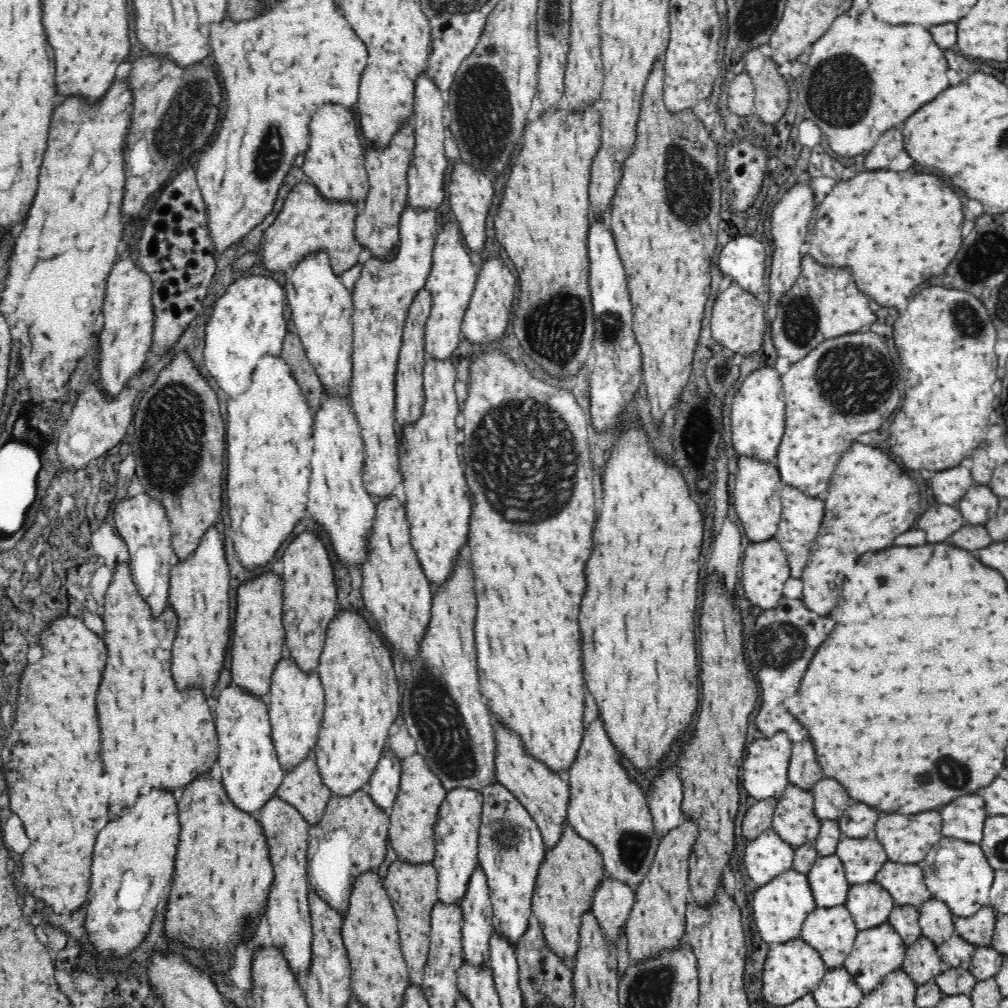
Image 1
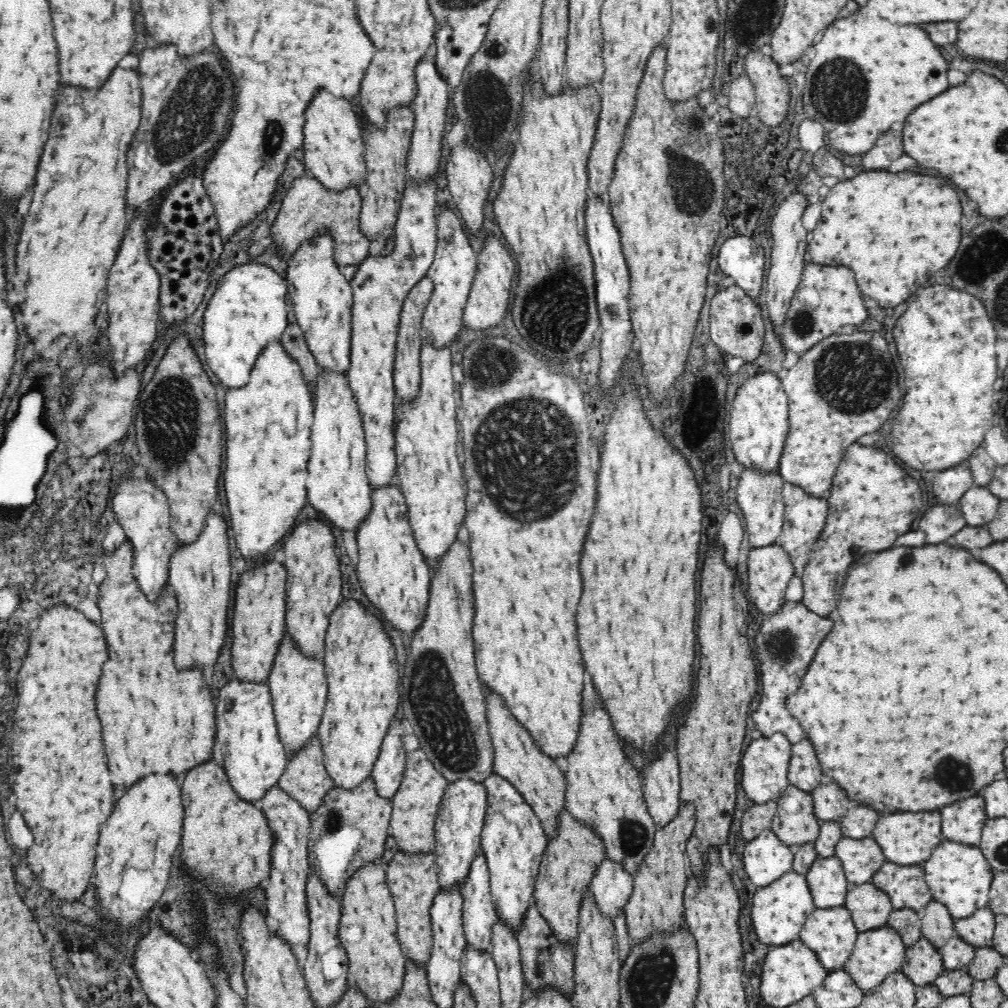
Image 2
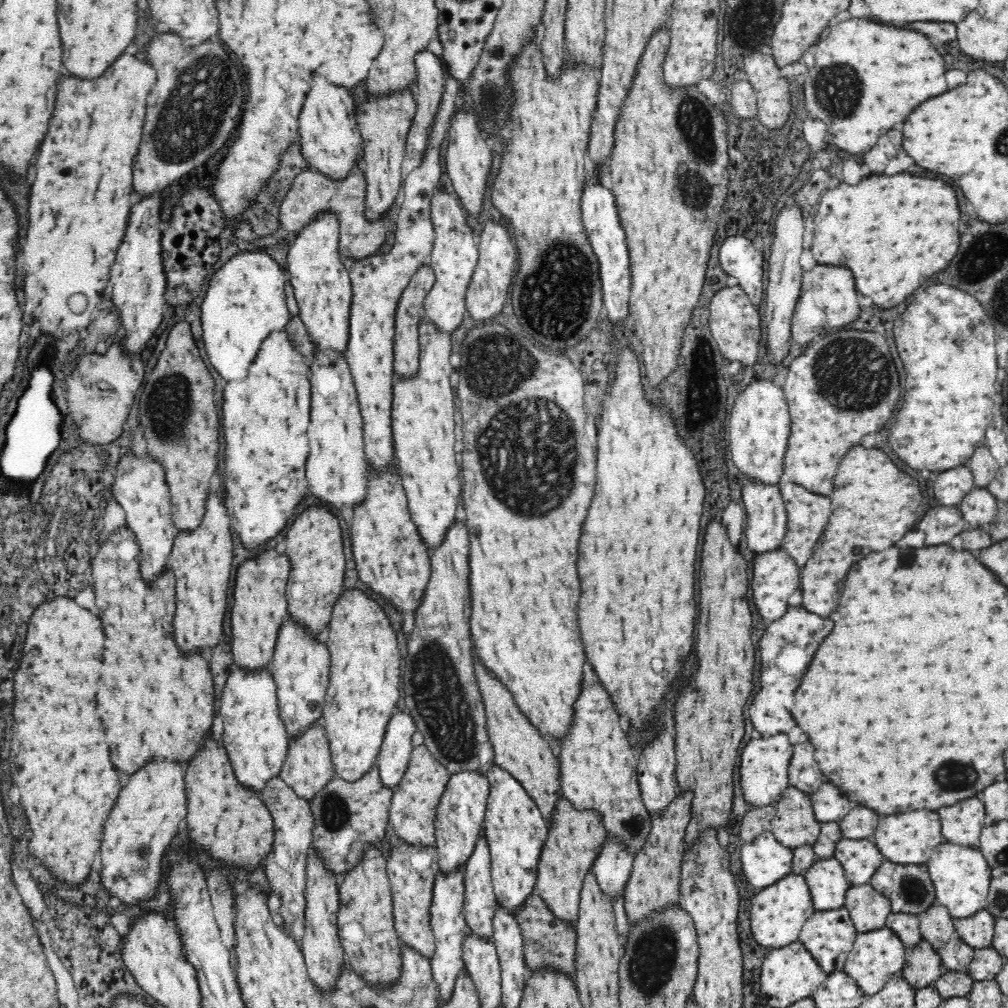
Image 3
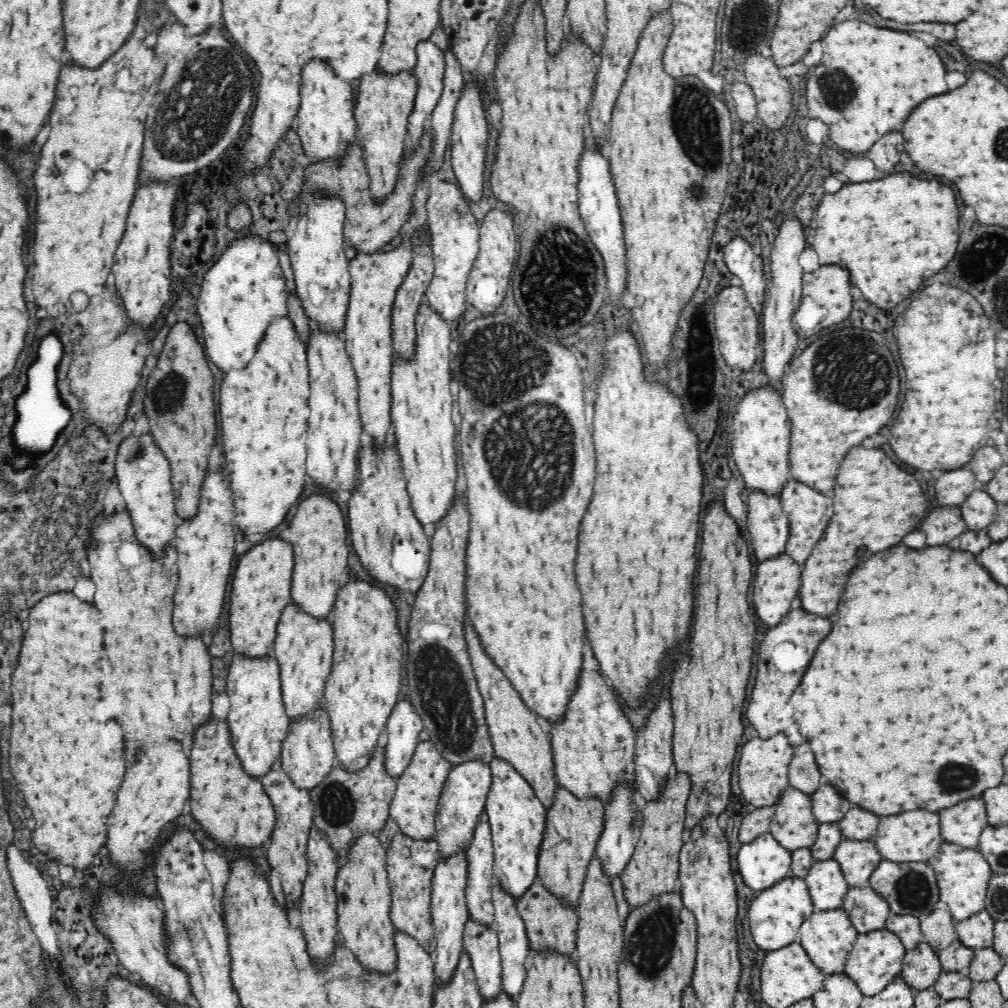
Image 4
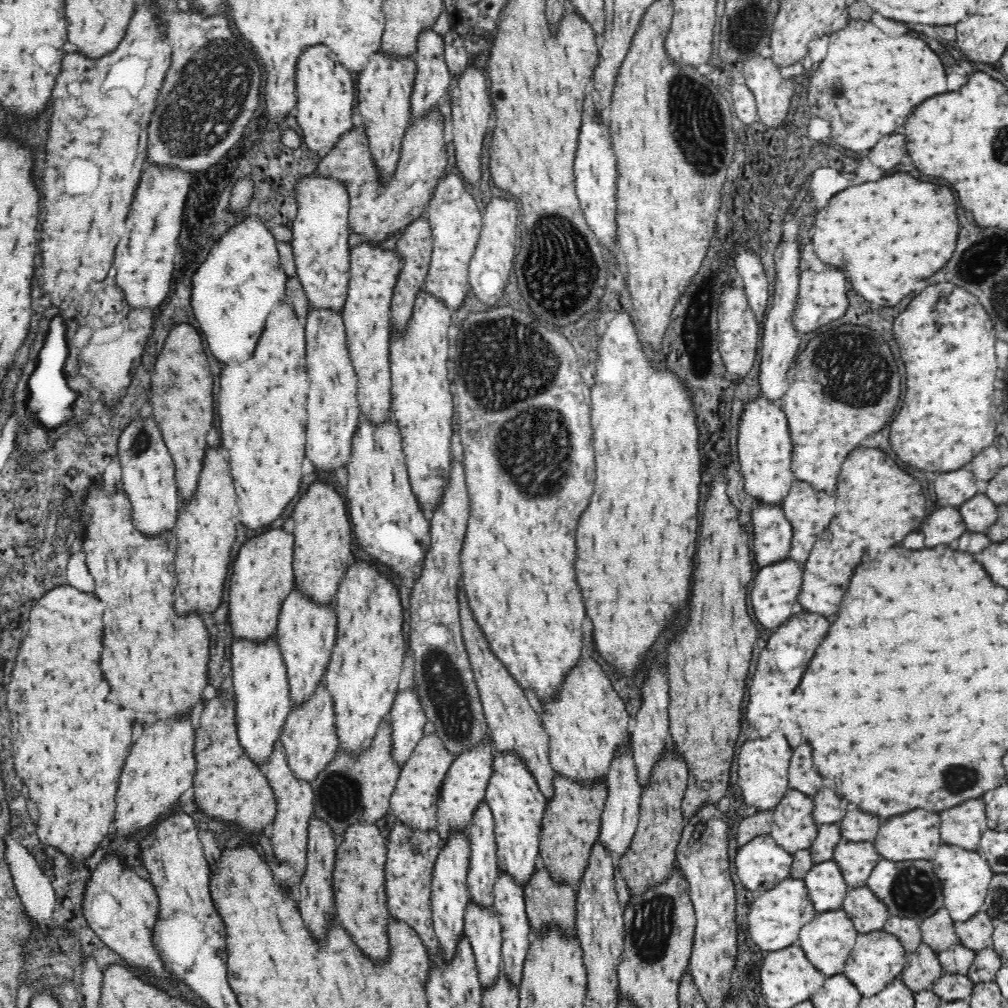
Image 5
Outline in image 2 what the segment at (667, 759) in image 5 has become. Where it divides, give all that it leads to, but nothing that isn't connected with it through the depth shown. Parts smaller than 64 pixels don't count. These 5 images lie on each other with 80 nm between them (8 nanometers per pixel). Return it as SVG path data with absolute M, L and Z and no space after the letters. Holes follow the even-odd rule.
M692 803L681 804L672 822L664 828L656 828L653 847L634 876L633 893L624 910L628 936L633 944L650 939L654 932L676 932L684 923L686 847L696 824L695 810Z

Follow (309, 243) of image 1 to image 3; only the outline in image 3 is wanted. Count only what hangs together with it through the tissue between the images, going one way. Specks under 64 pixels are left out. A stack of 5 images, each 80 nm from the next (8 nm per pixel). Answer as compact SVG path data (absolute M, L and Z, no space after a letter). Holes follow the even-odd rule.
M358 164L342 181L334 181L333 178L326 177L324 173L309 169L300 173L293 180L290 190L282 200L278 223L284 232L292 236L292 239L288 240L294 240L303 226L310 222L316 214L322 214L325 210L332 210L334 214L337 214L338 219L338 248L340 248L341 260L354 259L359 261L376 254L378 246L386 238L388 222L390 222L390 214L384 216L382 220L370 221L368 219L368 215L365 213L365 196L365 176Z

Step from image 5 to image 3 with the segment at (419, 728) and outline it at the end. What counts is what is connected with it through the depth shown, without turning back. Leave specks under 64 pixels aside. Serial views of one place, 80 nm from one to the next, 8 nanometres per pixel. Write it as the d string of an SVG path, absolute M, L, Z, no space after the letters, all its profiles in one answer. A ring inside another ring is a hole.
M396 711L389 720L376 760L378 775L386 788L393 789L402 780L412 753L412 734L416 732L412 717Z

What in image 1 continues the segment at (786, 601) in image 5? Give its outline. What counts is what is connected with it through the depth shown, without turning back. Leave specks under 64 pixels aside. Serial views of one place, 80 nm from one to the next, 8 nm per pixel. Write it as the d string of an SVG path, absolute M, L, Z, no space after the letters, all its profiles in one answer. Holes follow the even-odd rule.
M772 536L762 542L751 542L744 550L742 561L742 588L745 596L760 610L774 608L782 598L782 586L790 578L790 567L781 544Z

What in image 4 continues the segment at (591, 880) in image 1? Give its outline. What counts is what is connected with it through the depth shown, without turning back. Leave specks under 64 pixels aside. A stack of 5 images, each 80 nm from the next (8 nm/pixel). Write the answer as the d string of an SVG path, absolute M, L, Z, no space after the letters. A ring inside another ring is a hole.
M560 786L555 790L555 799L547 810L546 828L540 845L537 880L546 891L570 909L576 910L578 906L587 868L590 859L596 854L604 823L605 808L601 800L594 799L594 796L578 799L573 792Z

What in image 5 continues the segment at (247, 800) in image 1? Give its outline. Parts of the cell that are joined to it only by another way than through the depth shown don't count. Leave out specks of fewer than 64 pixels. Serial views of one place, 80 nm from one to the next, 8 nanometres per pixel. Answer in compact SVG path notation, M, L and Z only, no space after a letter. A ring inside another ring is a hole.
M276 636L266 641L235 640L231 650L229 680L232 680L236 700L234 723L237 724L238 740L253 761L262 766L270 760L275 741L280 740L283 724L292 709L285 660L277 646Z

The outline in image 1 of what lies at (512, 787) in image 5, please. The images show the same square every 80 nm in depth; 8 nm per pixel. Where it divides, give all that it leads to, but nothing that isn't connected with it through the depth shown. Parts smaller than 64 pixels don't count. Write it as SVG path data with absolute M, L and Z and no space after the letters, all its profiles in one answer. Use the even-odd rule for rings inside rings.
M500 783L484 787L482 812L478 828L478 865L486 875L492 905L492 926L496 934L504 937L512 947L527 931L533 912L531 903L537 883L540 865L544 860L546 847L538 825L524 809L520 801Z

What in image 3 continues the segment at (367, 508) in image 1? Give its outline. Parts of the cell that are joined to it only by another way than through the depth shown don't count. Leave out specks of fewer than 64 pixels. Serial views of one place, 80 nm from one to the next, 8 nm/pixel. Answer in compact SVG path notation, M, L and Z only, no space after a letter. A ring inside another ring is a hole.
M316 350L310 362L311 421L307 437L310 452L306 462L307 486L316 500L344 510L360 504L367 493L363 416L350 375L347 358L340 353Z

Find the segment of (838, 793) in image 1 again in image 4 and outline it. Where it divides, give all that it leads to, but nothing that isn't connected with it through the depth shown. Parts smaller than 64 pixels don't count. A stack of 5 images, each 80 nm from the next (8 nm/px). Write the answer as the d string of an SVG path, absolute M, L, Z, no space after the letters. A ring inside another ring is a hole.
M832 786L818 788L818 792L812 794L812 802L814 802L814 816L819 823L838 822L850 808L848 800L842 800L838 790Z

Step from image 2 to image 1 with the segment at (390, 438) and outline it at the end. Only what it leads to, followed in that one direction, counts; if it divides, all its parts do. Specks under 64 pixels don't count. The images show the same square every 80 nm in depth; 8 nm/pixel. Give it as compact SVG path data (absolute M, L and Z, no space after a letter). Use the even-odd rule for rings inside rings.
M407 206L399 220L399 243L396 258L389 261L368 259L362 267L353 298L353 375L351 378L352 411L364 443L364 488L375 502L390 496L402 480L399 438L395 416L395 376L408 309L414 297L425 288L431 270L436 240L436 213L417 214Z

